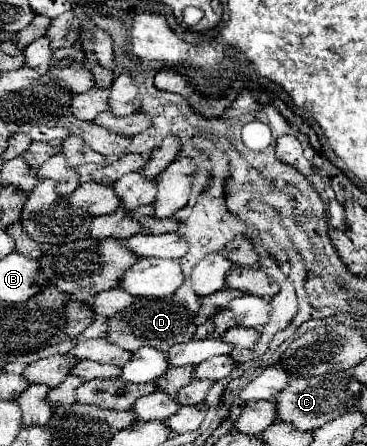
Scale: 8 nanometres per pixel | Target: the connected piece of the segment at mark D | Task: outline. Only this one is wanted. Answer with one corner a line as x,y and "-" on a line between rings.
175,295
161,297
161,299
135,299
133,305
129,305
125,311
113,315
107,319
107,341
125,349
125,351
137,351
139,347
155,347
159,351
169,351
173,345
193,339
195,323
193,313
175,299

